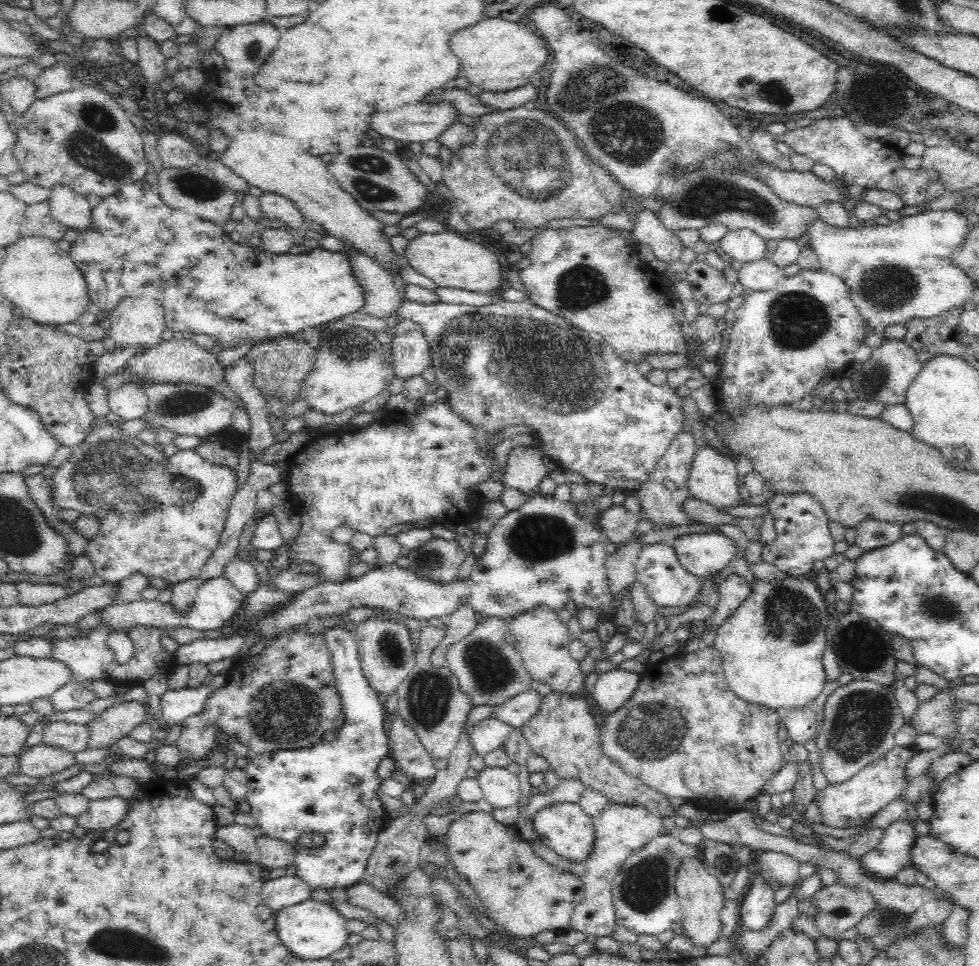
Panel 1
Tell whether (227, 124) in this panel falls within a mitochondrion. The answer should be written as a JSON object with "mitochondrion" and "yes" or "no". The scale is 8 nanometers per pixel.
{"mitochondrion":"no"}

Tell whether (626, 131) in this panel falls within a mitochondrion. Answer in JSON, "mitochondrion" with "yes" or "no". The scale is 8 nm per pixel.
{"mitochondrion":"yes"}

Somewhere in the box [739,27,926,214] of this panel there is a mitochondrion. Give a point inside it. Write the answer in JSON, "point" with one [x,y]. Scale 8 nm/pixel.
{"point":[773,90]}

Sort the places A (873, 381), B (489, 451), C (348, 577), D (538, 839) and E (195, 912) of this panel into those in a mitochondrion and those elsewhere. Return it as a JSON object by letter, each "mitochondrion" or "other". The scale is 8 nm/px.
{"A":"mitochondrion","B":"other","C":"other","D":"other","E":"other"}

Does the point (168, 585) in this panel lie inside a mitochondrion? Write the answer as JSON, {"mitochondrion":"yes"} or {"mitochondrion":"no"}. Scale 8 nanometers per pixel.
{"mitochondrion":"no"}

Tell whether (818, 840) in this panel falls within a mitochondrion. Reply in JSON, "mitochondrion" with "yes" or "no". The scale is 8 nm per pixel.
{"mitochondrion":"no"}

